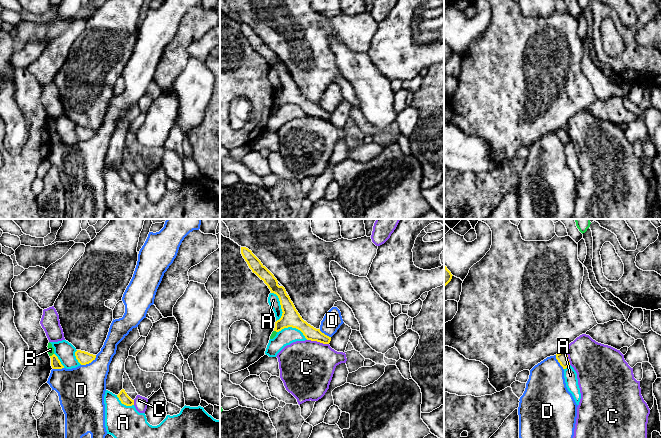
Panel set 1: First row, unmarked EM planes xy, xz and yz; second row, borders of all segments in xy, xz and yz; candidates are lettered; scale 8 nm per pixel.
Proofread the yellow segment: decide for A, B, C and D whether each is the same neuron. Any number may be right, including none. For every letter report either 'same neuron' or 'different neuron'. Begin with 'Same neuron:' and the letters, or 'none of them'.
Same neuron: none of them
A: different neuron
B: different neuron
C: different neuron
D: different neuron

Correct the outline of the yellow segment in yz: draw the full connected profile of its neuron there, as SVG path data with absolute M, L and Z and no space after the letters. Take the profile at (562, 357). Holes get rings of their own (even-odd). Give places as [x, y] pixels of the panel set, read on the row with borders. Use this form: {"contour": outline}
{"contour": "M560 352L556 354L556 359L560 363L560 365L563 367L563 369L566 369L567 367L570 366L570 362L566 352Z"}

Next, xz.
{"contour": "M241 247L241 254L247 262L249 268L268 286L271 293L278 296L282 316L275 322L274 331L279 332L284 328L292 327L300 330L307 340L329 344L331 337L325 335L302 319L296 310L293 302L283 286L278 285L274 275L261 263L261 261L246 247Z"}

